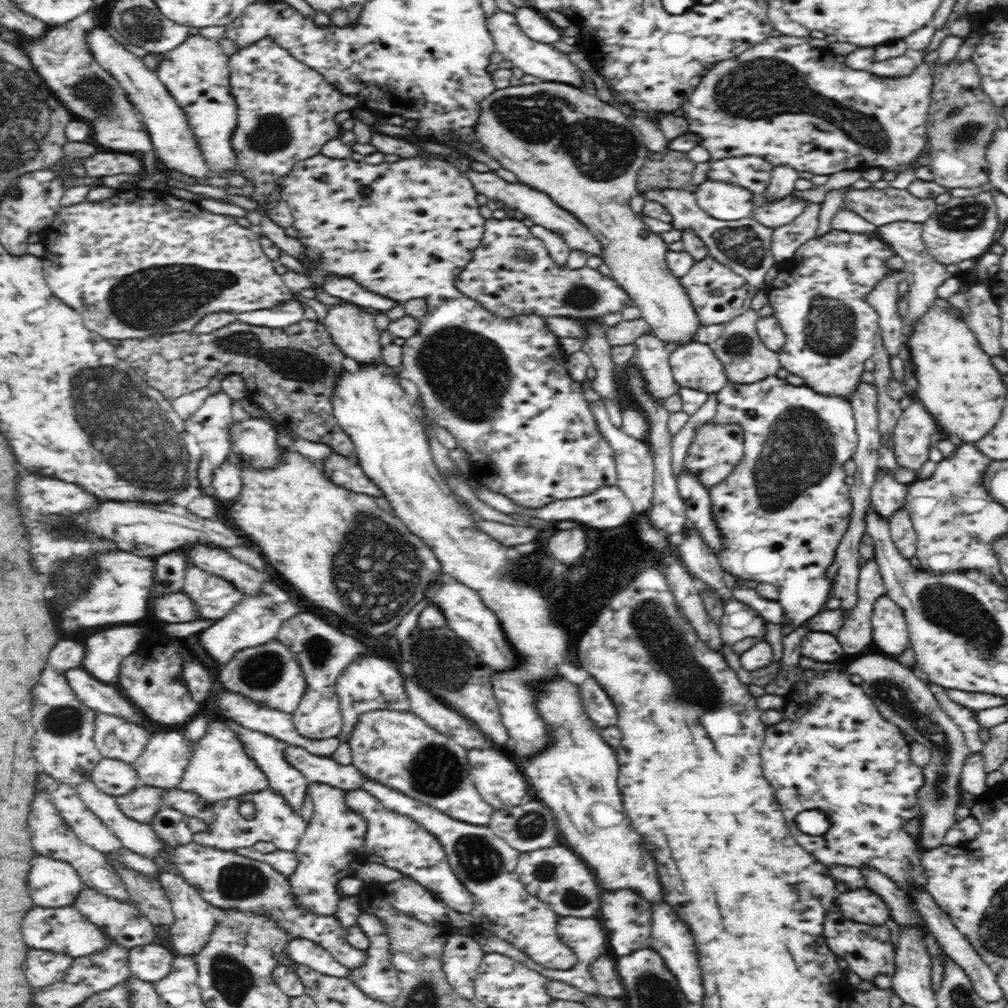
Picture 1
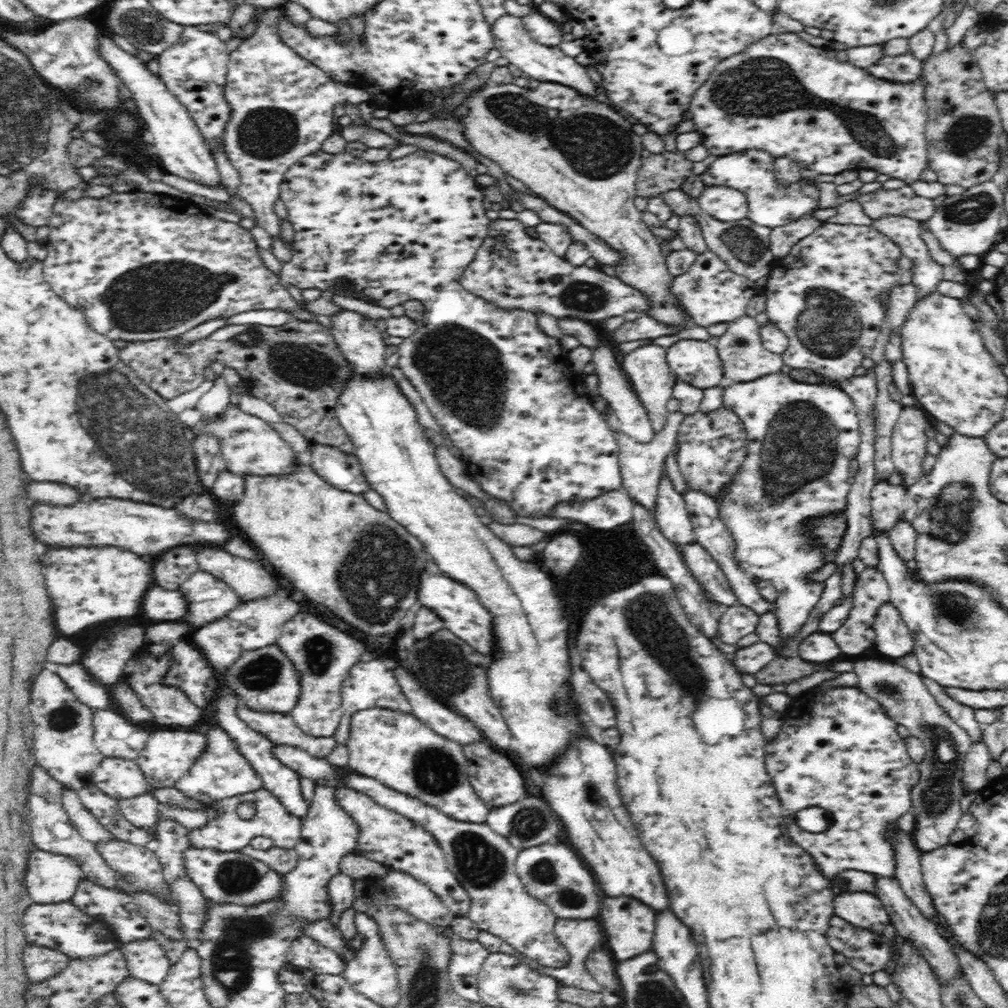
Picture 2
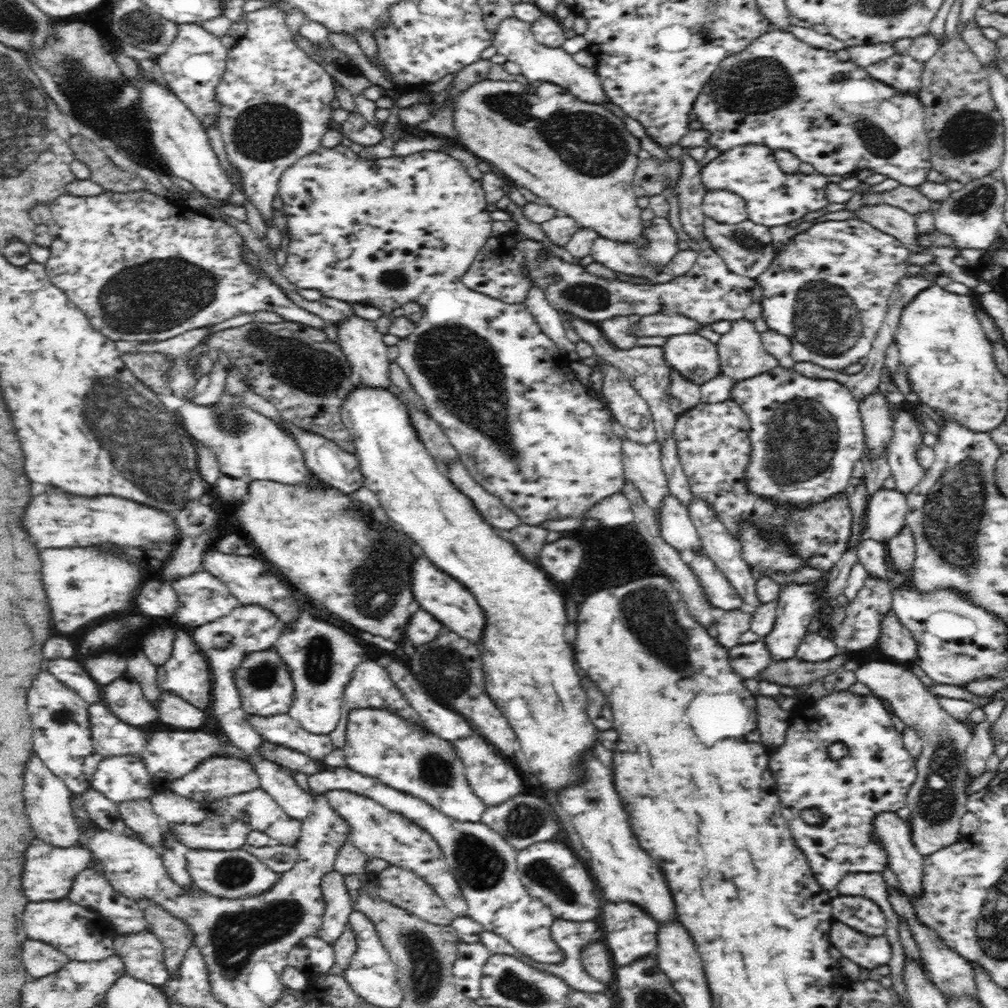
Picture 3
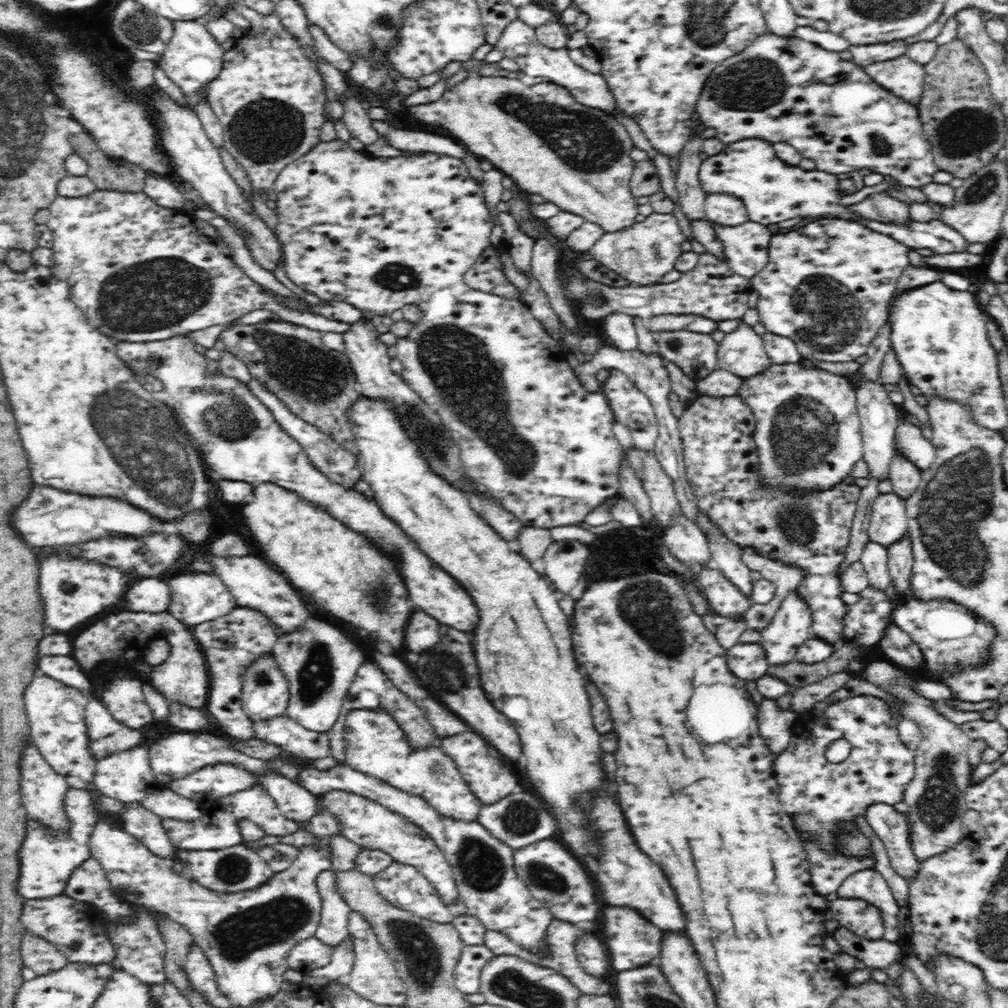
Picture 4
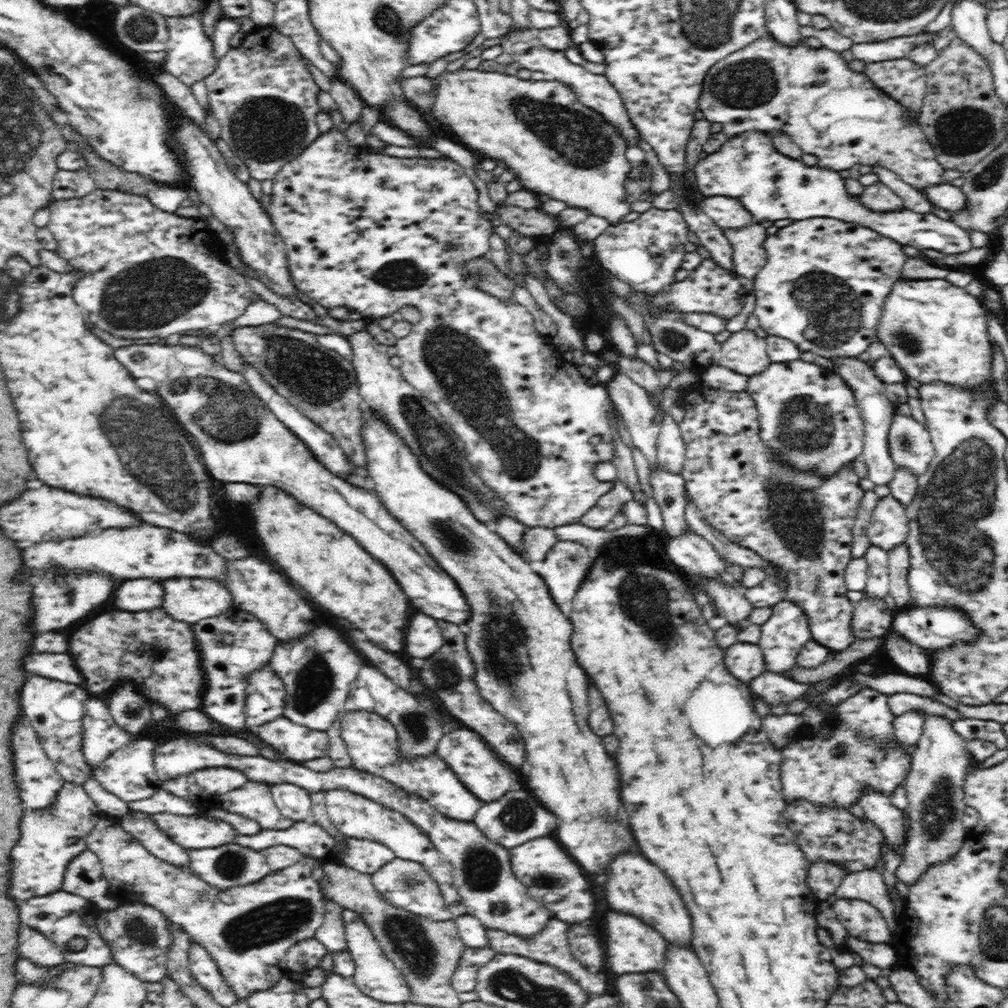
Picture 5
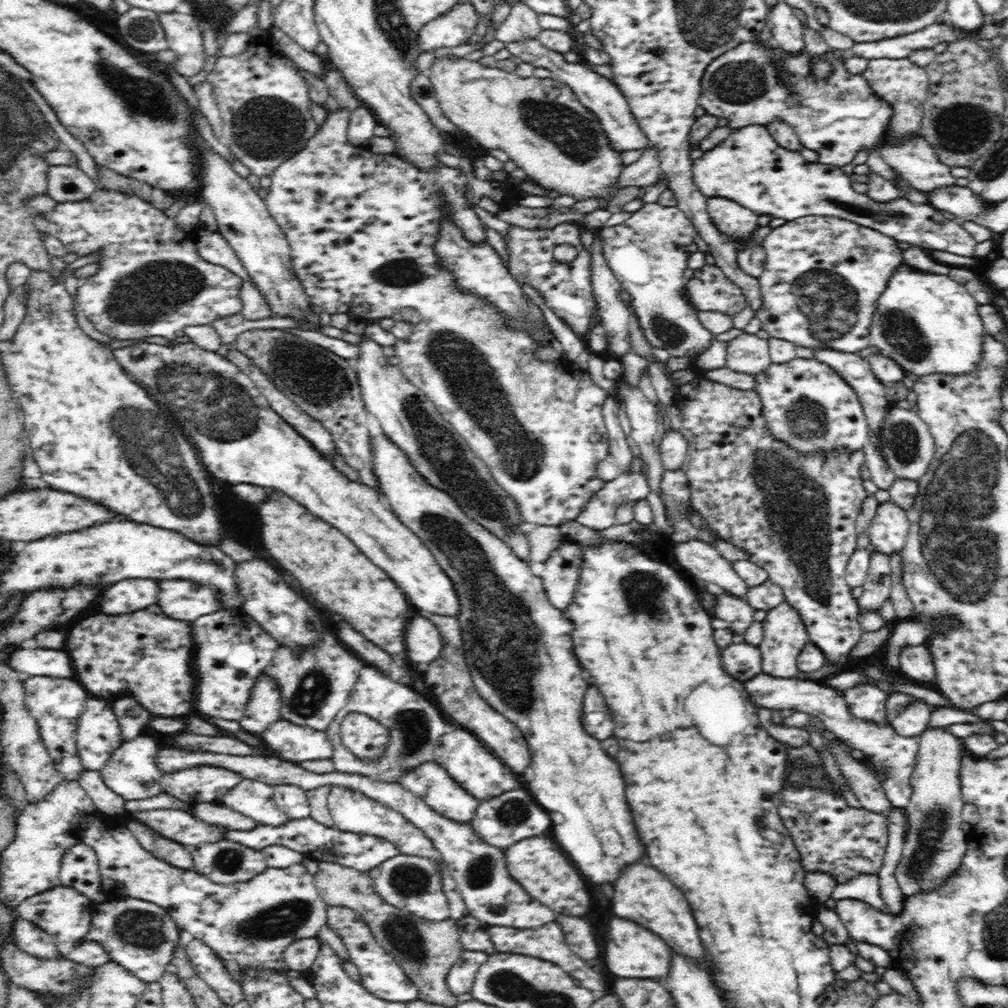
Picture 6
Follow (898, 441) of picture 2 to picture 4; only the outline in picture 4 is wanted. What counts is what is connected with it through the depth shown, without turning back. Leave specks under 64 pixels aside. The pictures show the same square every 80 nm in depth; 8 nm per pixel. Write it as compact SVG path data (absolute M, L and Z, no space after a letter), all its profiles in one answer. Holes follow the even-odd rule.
M895 454L890 462L890 476L893 491L901 499L910 498L921 485L922 476L918 467L912 465L904 456Z

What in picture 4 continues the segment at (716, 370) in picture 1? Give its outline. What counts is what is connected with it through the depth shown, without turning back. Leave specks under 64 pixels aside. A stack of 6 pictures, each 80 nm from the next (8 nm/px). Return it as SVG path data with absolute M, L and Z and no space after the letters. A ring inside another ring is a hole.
M660 330L657 334L662 358L673 362L692 380L702 380L717 369L719 343L710 335L686 330Z

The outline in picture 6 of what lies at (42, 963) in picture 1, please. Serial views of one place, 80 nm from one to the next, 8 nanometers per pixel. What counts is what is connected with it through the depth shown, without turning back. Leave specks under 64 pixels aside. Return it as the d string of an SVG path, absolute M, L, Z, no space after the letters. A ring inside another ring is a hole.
M19 916L18 920L14 922L14 940L16 940L18 948L30 956L38 957L38 959L41 960L57 960L61 958L61 955L57 950L55 938L50 934L43 932L42 929L32 924L32 922L28 922L28 920L22 920L22 918Z

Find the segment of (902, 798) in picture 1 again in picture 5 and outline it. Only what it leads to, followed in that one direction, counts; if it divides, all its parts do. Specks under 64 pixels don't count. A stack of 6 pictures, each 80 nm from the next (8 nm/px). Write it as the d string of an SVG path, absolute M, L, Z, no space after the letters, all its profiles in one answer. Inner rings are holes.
M862 688L858 694L837 704L835 716L840 724L834 726L828 722L822 735L805 730L804 734L782 744L779 771L786 804L803 798L820 808L841 806L848 810L858 803L866 786L890 797L890 792L905 782L911 755L896 747L892 723L895 716L888 706L888 695L872 688ZM838 746L846 748L840 758L834 756ZM826 861L813 862L808 870L807 885L814 896L820 901L824 901L835 894L840 882L848 876L841 866L830 864Z

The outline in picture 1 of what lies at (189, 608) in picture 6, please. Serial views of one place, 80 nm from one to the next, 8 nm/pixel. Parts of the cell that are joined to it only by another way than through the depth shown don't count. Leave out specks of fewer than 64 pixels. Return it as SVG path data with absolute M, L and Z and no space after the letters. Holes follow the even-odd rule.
M196 566L186 568L183 592L196 603L198 615L204 620L220 620L246 596L230 581Z

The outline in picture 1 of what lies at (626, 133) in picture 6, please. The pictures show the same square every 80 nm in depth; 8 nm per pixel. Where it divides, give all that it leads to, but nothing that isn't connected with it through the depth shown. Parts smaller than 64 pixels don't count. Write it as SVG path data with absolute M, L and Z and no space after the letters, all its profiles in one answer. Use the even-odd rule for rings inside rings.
M498 9L494 14L486 17L485 23L494 41L496 51L500 52L505 60L510 60L514 67L520 68L524 74L540 78L541 81L566 83L583 88L582 71L578 67L572 66L572 62L566 58L567 54L559 52L551 44L539 43L530 39L520 29L514 13L510 14Z

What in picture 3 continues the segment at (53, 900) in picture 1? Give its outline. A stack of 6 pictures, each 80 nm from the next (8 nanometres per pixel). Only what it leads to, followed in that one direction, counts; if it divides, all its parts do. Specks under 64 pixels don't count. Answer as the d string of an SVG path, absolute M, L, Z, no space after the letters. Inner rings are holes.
M81 793L72 794L70 804L72 806L72 812L74 818L76 818L76 823L78 823L78 832L80 832L80 842L76 846L70 846L70 848L56 848L51 844L46 844L45 842L35 841L34 846L26 852L26 864L24 864L24 876L22 876L22 886L24 886L24 892L28 896L30 902L46 902L46 900L60 900L62 898L67 898L70 894L70 888L72 888L72 882L74 878L78 876L78 872L82 872L84 868L89 866L89 862L93 857L93 853L88 847L88 836L87 828L85 826L90 823L89 812L83 806L83 800Z

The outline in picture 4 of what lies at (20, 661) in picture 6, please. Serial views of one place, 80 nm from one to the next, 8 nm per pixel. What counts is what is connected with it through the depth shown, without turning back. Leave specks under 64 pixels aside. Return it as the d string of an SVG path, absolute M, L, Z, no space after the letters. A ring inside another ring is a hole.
M42 656L38 660L38 668L60 683L77 688L80 692L86 692L86 696L94 694L95 686L90 684L90 678L78 668L78 662L68 656Z

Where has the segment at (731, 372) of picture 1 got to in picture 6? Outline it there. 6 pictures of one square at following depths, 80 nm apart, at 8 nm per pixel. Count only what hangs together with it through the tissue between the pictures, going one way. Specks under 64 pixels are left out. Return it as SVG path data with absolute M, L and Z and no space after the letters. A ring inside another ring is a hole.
M742 333L727 343L726 367L734 372L755 375L764 372L772 363L766 339Z

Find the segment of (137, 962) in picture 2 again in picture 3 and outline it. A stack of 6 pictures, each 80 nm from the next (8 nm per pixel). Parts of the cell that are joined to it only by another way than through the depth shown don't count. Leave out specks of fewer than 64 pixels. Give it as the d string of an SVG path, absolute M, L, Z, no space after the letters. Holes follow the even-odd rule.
M150 930L134 935L118 935L114 940L114 949L127 968L127 974L157 987L169 979L164 946Z

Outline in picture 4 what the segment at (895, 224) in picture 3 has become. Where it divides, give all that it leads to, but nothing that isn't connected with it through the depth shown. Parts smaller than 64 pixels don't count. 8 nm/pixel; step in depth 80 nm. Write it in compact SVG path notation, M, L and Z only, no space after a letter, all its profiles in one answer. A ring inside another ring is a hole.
M887 192L870 194L862 202L850 206L851 212L868 220L880 220L884 224L906 224L910 218L907 204L892 198Z

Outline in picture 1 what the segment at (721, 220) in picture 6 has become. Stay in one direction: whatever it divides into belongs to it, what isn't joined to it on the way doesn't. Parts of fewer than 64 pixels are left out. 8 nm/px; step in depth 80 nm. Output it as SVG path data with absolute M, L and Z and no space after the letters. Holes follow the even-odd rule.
M706 179L695 186L698 206L718 220L742 220L752 217L752 192L736 184Z

